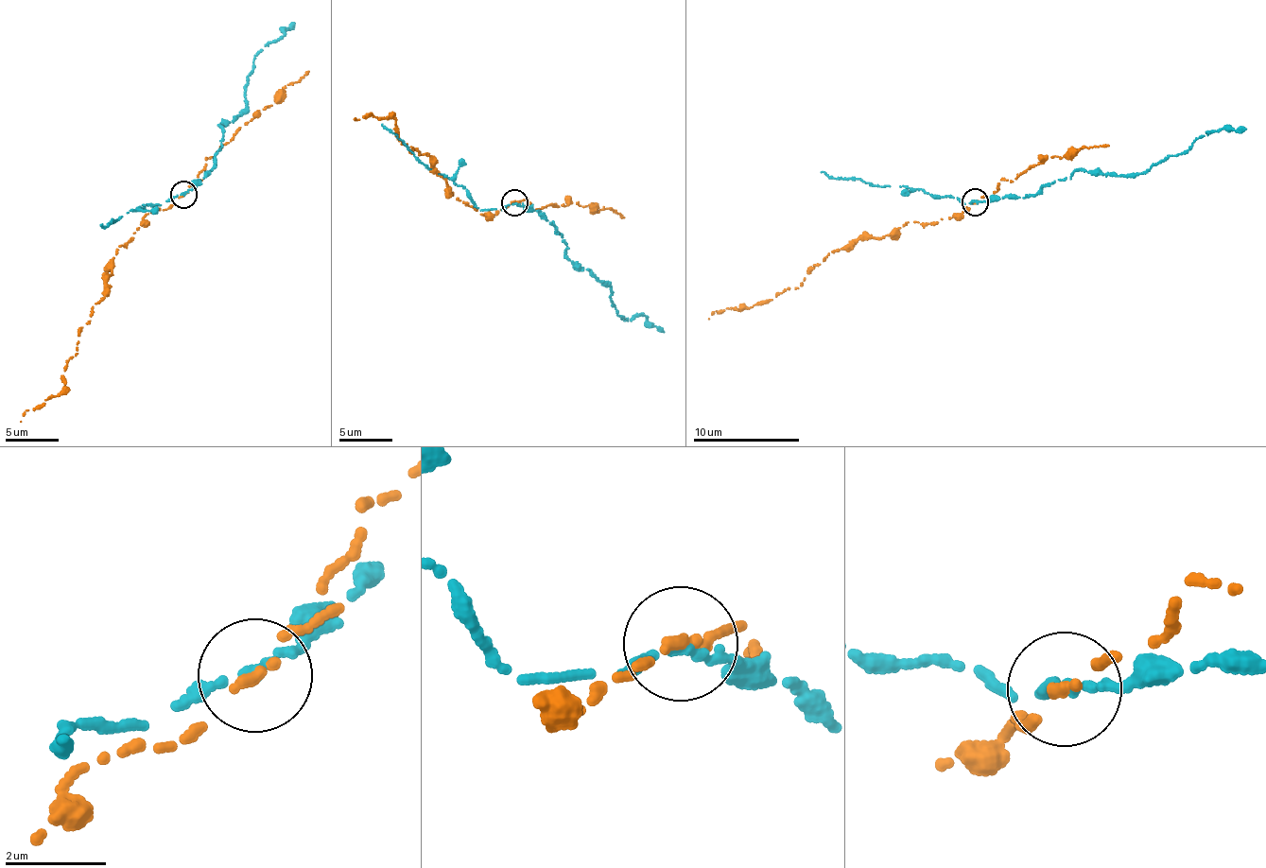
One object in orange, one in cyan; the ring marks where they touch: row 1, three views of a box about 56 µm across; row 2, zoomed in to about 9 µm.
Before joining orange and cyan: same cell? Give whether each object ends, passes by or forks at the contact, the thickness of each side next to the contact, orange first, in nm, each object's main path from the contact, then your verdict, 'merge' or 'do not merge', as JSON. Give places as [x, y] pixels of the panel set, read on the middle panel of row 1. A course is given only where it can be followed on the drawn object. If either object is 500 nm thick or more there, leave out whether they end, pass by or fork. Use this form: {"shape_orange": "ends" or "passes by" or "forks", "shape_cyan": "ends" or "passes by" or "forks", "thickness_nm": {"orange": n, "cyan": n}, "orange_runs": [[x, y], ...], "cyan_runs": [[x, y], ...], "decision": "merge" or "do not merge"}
{"shape_orange": "passes by", "shape_cyan": "passes by", "thickness_nm": {"orange": 170, "cyan": 170}, "orange_runs": [[514, 202], [489, 217], [480, 216], [452, 196], [425, 152], [412, 153], [398, 138], [394, 118], [353, 119]], "cyan_runs": [[514, 204], [540, 211], [552, 224], [571, 262], [607, 285], [616, 313], [627, 320], [639, 316], [664, 331]], "decision": "do not merge"}

